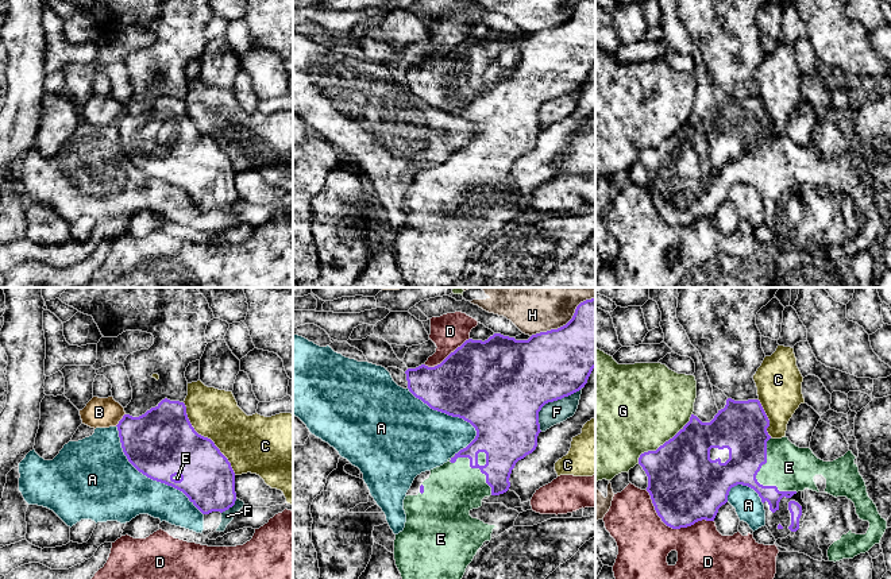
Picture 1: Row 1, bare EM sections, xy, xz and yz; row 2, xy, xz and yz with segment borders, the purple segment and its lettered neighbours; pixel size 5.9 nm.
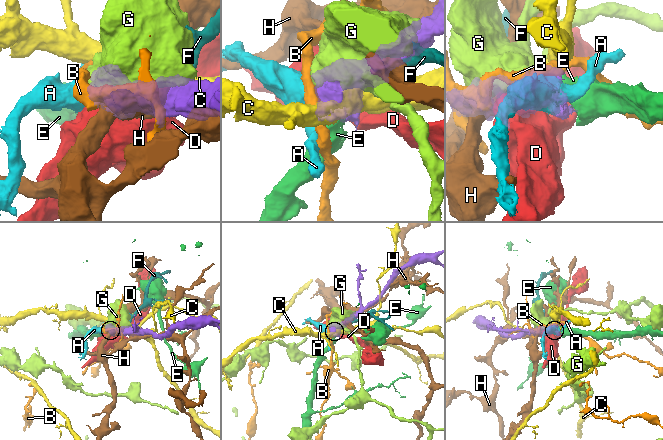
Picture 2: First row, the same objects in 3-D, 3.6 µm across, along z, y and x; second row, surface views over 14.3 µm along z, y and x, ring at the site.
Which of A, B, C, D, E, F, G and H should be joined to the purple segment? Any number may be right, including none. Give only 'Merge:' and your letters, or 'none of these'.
Merge: E

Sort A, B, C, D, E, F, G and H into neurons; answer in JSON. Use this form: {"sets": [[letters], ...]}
{"sets": [["A", "F"], ["B"], ["C"], ["D"], ["E"], ["G"], ["H"]]}

